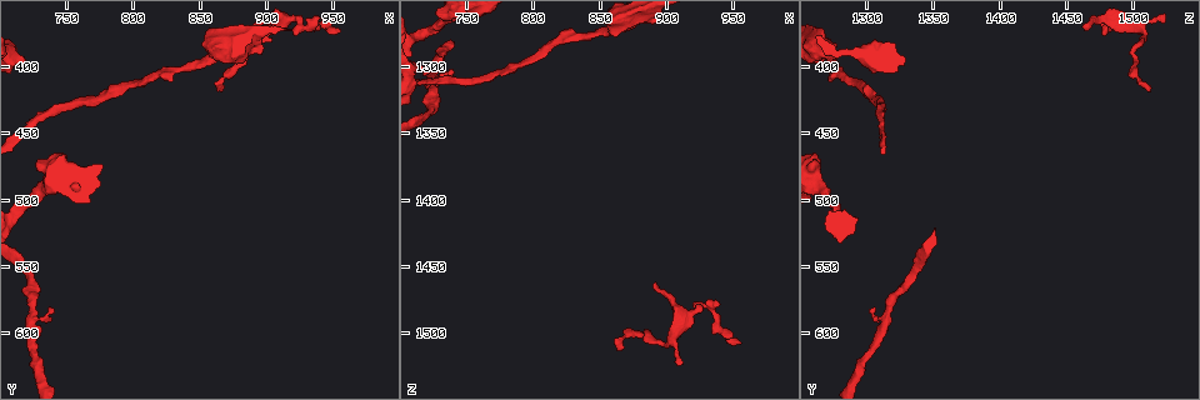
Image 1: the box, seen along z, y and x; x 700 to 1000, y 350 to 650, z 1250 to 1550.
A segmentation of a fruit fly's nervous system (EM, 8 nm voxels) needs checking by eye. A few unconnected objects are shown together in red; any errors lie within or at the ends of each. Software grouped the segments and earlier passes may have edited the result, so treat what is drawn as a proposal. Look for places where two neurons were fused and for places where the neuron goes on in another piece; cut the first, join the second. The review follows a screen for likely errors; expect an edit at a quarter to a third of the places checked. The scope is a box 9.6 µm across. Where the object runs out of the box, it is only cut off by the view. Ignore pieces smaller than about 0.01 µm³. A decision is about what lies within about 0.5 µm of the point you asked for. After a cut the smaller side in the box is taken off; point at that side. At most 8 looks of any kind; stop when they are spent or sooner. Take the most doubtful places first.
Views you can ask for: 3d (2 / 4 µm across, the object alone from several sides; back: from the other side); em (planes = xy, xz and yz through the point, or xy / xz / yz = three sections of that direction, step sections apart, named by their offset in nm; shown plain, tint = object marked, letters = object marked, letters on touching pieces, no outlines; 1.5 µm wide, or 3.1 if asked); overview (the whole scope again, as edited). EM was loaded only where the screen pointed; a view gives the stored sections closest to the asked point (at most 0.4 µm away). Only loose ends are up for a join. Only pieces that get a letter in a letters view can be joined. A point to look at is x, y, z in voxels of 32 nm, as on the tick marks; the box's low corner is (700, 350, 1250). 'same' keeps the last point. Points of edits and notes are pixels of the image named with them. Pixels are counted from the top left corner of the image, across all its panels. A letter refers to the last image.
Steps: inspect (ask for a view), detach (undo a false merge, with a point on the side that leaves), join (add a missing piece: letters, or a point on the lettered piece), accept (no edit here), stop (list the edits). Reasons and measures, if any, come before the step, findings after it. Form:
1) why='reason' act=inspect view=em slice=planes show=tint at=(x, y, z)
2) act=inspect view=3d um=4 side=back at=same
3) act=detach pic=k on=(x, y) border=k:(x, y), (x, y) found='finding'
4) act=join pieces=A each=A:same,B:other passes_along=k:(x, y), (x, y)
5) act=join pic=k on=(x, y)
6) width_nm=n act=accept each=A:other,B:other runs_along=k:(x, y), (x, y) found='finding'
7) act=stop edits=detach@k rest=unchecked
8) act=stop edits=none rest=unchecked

why='free end' act=inspect view=em slice=planes show=letters at=(956, 370, 1506)

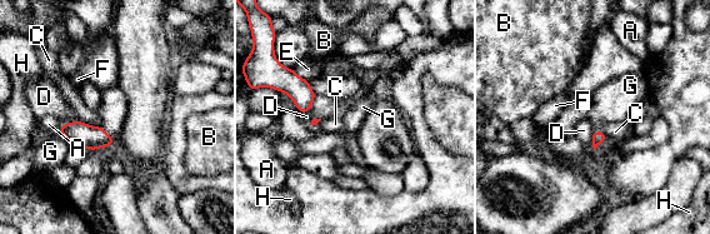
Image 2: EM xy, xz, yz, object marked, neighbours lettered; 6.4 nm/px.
act=join pieces=G each=A:other,B:other,C:other,D:other,E:other,F:other,G:same,H:other passes_along=2:(80, 134), (65, 137), (50, 152) found='the neuron continues'

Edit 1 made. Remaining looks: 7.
why='an open end' act=inspect view=3d um=2 at=(720, 398, 1306)

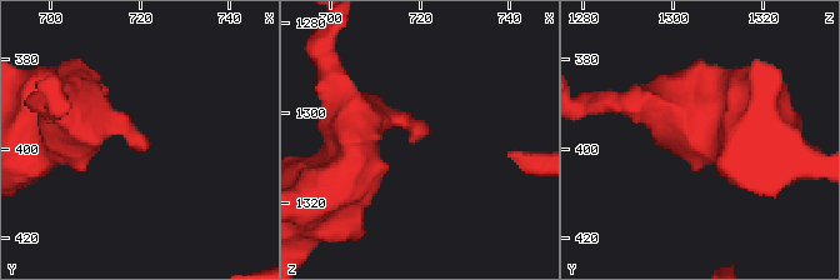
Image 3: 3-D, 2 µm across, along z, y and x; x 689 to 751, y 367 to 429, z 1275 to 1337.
act=inspect view=em slice=planes show=letters at=(722, 399, 1305)

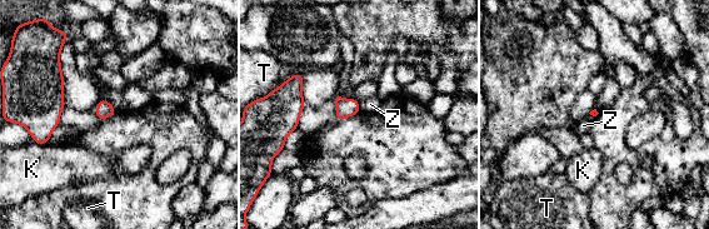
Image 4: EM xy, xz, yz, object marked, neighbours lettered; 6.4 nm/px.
act=accept each=K:other,T:other,Z:other border=4:(358, 101), (360, 110) found='no lettered piece goes on from it'

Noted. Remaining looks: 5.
why='thin end' act=inspect view=em slice=planes show=letters at=(738, 584, 1302)

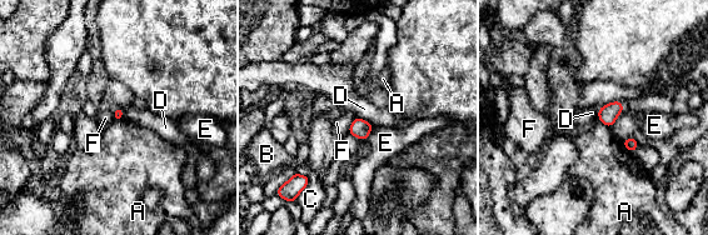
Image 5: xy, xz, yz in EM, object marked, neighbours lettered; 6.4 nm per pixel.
act=accept each=A:other,B:other,C:other,D:other,E:other,F:other border=5:(357, 116), (367, 120), (373, 126) found='none of them fits'

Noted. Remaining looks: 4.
act=stop edits=join@2 rest=unchecked

